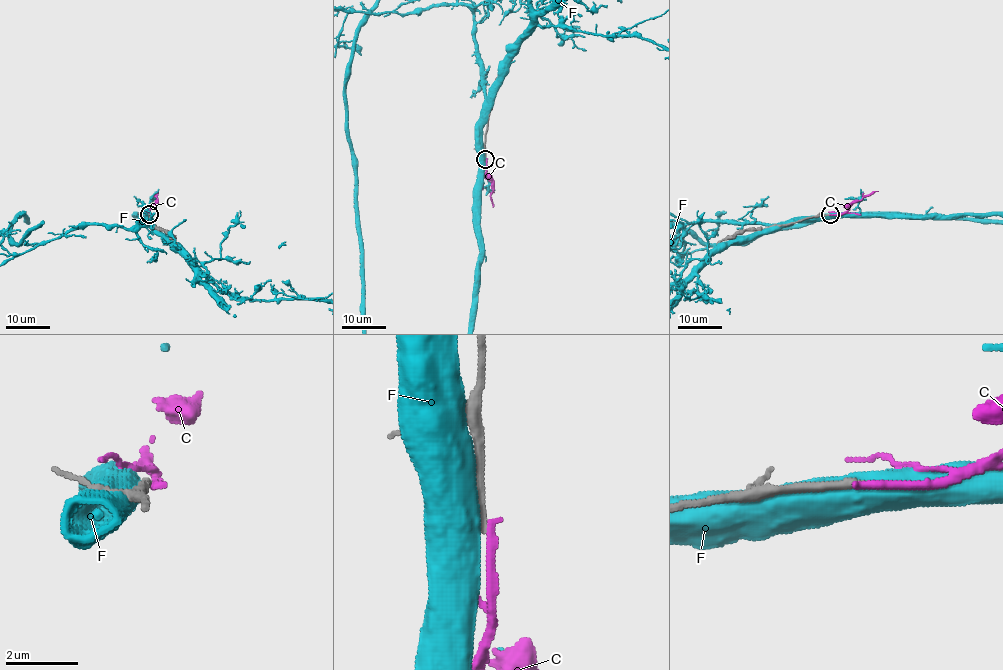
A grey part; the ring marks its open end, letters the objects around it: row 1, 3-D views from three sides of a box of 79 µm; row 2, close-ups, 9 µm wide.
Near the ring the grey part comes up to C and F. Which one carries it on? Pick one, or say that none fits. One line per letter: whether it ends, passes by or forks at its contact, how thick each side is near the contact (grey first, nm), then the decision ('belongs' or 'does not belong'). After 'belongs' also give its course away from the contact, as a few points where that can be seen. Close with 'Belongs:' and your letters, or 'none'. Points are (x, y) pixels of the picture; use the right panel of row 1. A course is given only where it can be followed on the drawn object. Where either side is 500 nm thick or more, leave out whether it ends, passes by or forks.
C: it ends there; 260 nm thick on the grey side, 240 nm on the other; does not belong
F: 240 nm thick on the grey side, 750 nm on the other; does not belong
Belongs: none

